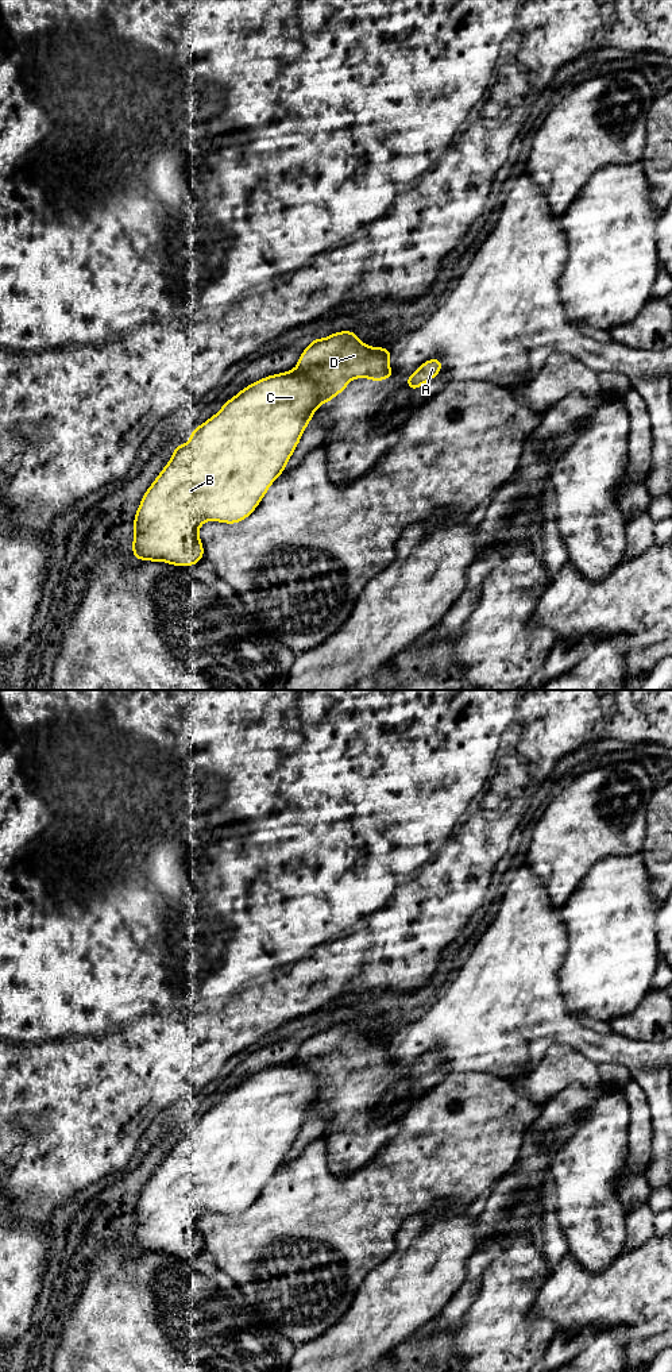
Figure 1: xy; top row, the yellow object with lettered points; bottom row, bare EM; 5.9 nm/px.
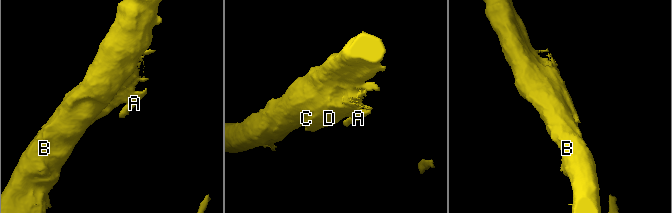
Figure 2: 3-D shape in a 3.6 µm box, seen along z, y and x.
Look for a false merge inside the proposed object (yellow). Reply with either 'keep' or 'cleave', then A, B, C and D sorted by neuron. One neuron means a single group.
cleave; A D / B C

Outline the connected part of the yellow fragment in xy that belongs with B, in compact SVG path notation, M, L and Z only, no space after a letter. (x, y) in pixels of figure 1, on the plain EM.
M296 1060L279 1065L273 1065L242 1080L236 1087L224 1094L221 1101L216 1106L209 1109L200 1118L190 1121L192 1129L185 1136L174 1138L173 1148L142 1188L142 1192L134 1209L135 1225L132 1232L132 1245L135 1250L150 1253L166 1253L171 1257L179 1259L196 1257L205 1246L201 1230L198 1228L198 1221L205 1213L236 1215L247 1210L260 1195L271 1175L279 1167L282 1167L289 1151L291 1149L296 1138L301 1132L305 1119L314 1107L316 1101L324 1095L318 1090L317 1082L318 1078L316 1076L316 1074L313 1074L309 1068L297 1064Z

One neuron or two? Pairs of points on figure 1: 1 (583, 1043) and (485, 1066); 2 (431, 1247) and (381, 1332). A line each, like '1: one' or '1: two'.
1: two
2: one

